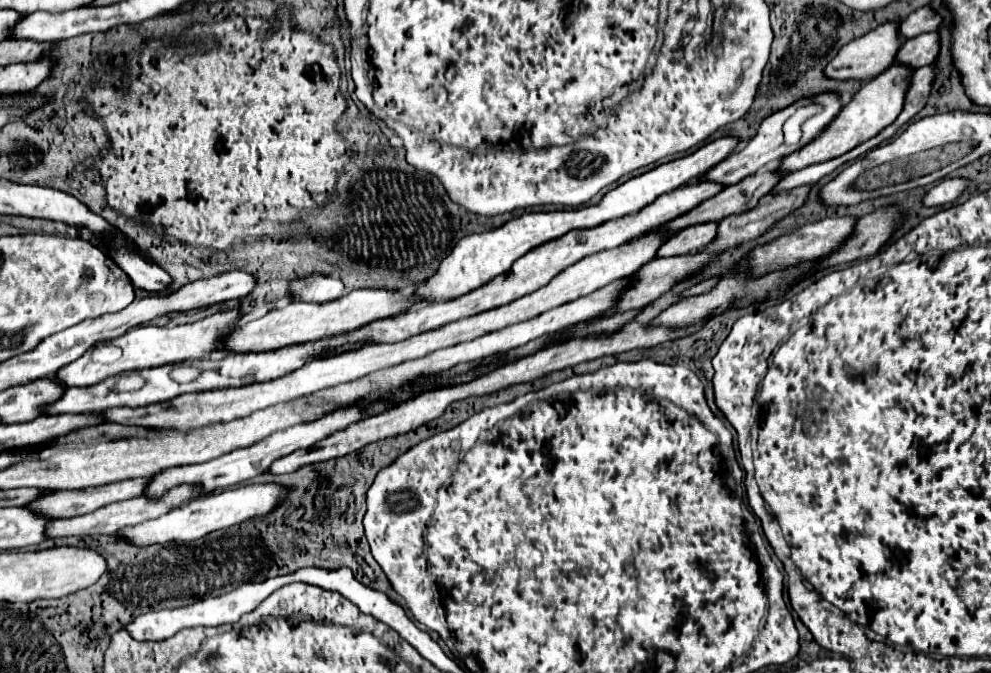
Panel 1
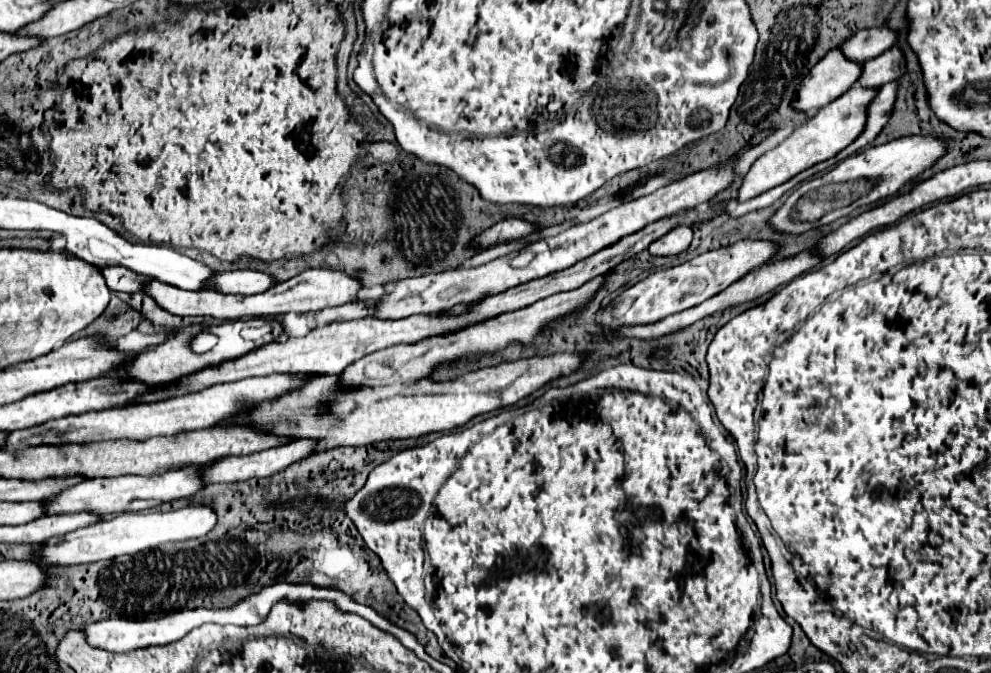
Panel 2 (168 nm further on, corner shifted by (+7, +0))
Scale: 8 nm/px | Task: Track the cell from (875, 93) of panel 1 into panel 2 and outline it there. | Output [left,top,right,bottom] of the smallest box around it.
[738,85,878,201]

